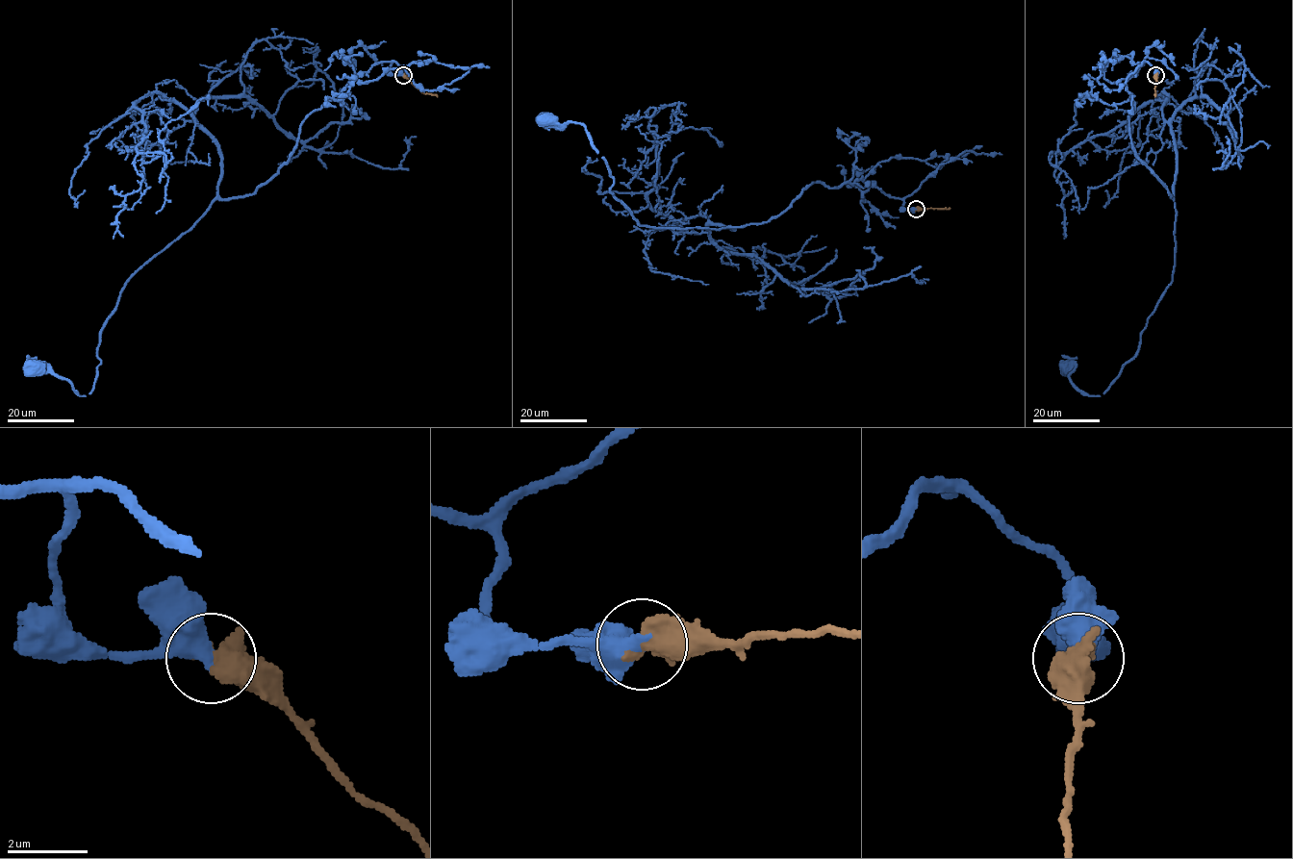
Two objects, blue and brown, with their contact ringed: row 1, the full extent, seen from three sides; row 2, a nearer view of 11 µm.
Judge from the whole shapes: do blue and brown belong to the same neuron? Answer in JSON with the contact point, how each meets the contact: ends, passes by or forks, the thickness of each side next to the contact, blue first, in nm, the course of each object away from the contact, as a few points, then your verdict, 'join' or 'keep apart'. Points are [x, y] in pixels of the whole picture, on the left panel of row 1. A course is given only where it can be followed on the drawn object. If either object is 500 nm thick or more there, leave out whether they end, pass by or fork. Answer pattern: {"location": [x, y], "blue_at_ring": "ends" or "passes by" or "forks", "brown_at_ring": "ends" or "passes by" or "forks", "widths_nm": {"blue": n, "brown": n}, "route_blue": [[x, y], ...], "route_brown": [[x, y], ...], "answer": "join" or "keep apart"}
{"location": [403, 75], "widths_nm": {"blue": 550, "brown": 700}, "route_blue": [[403, 75], [356, 74], [271, 178], [148, 260], [99, 334], [89, 393], [33, 367]], "route_brown": [[403, 75], [421, 91], [437, 97]], "answer": "join"}

